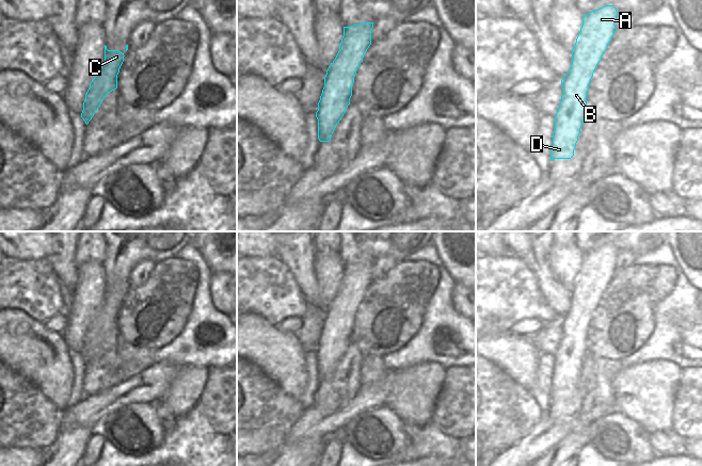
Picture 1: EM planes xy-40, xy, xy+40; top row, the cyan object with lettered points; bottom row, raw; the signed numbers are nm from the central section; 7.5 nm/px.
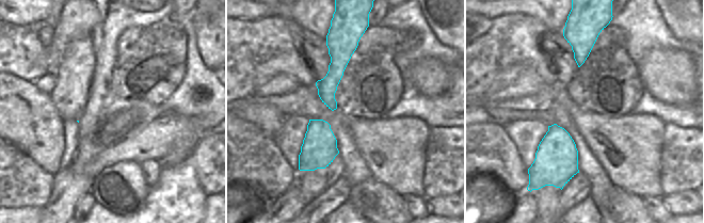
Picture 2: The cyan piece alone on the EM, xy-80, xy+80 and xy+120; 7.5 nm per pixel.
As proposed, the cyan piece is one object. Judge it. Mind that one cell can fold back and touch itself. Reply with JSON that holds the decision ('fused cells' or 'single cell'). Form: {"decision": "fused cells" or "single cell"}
{"decision": "single cell"}

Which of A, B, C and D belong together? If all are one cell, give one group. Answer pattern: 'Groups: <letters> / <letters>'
Groups: A B C D

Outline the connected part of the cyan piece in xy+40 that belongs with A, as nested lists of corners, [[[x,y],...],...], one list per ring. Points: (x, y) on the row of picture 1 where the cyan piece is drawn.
[[[605,5],[583,17],[583,26],[572,49],[570,70],[561,80],[563,94],[555,115],[551,160],[571,159],[587,113],[587,92],[617,28],[618,11]]]

